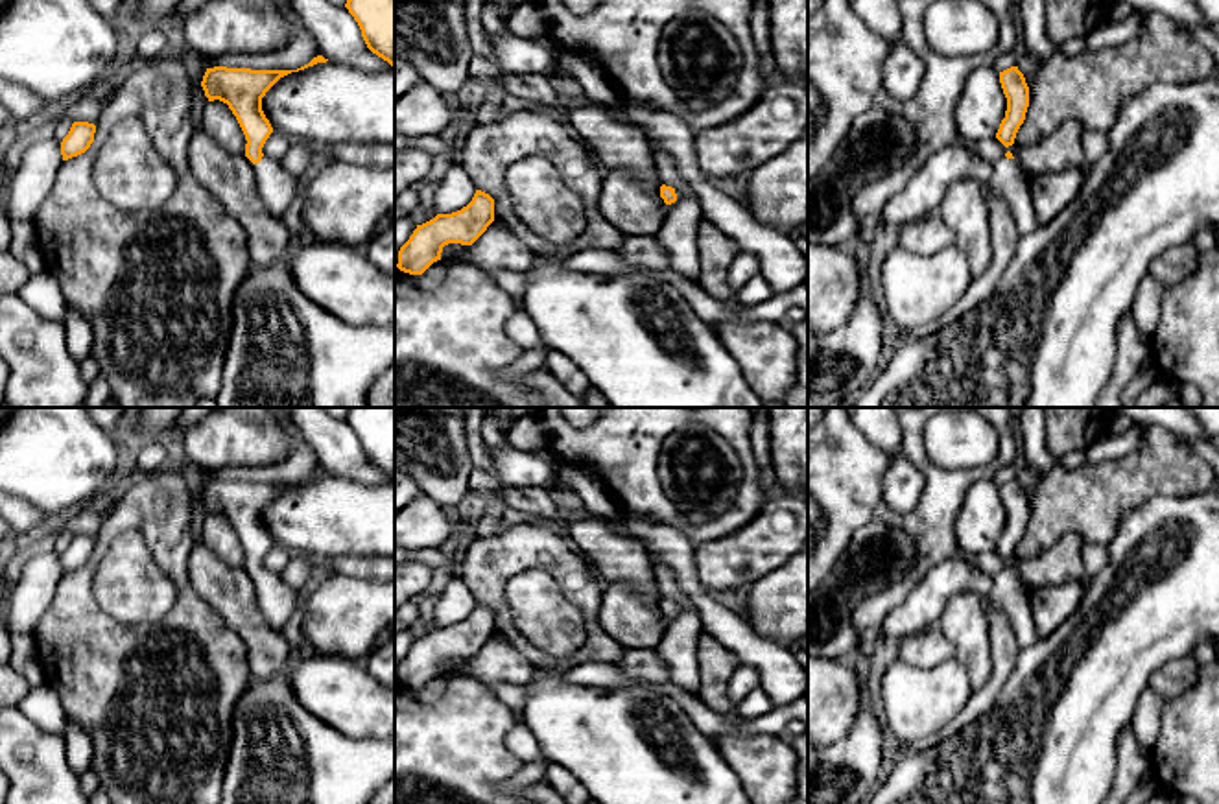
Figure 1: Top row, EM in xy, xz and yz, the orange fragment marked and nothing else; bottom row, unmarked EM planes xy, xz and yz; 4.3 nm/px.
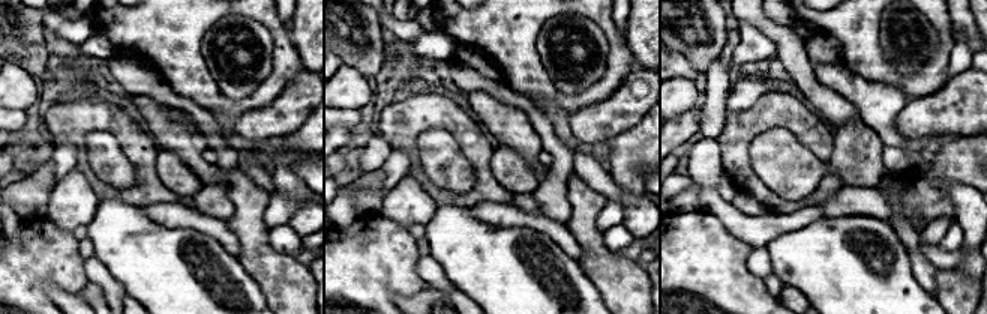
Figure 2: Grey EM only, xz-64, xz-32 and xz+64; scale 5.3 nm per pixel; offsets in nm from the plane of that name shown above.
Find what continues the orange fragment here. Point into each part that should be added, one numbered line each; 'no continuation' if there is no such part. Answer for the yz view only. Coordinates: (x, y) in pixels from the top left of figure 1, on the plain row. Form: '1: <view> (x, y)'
1: yz (1009, 594)

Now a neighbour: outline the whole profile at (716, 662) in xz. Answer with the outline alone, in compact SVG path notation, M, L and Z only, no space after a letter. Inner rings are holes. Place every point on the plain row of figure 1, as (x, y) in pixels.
M703 631L697 642L699 699L716 714L738 717L736 704L727 695L732 673L741 660L710 633Z

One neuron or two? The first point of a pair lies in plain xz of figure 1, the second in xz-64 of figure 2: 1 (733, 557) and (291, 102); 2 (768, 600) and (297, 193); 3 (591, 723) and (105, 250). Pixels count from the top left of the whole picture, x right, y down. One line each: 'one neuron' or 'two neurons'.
1: one neuron
2: one neuron
3: one neuron

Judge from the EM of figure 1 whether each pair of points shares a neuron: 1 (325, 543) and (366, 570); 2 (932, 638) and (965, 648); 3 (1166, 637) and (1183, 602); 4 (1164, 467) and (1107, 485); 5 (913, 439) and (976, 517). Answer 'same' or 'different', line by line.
1: different
2: different
3: same
4: same
5: different

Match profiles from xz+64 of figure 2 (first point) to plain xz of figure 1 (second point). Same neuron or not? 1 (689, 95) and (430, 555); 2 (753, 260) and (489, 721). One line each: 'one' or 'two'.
1: two
2: two

